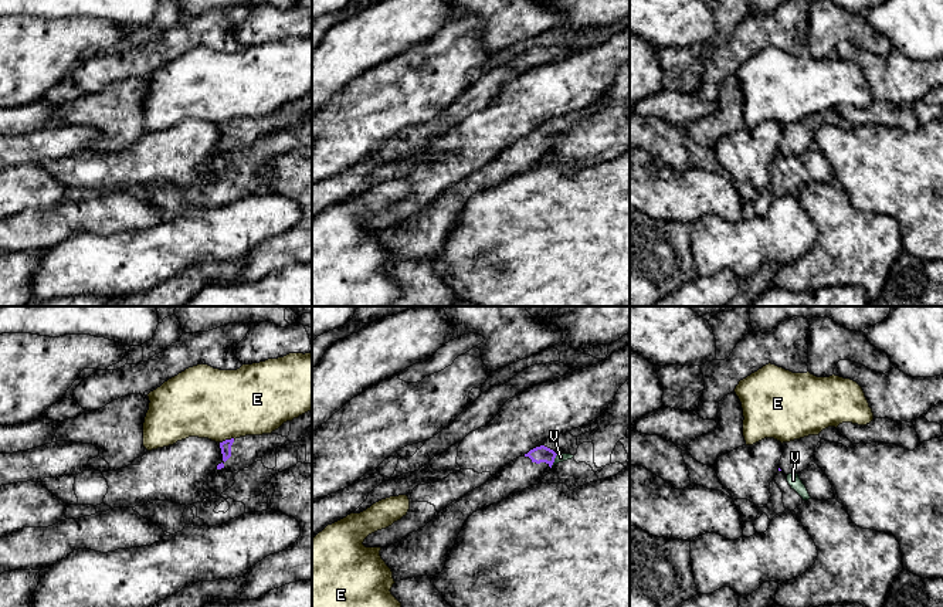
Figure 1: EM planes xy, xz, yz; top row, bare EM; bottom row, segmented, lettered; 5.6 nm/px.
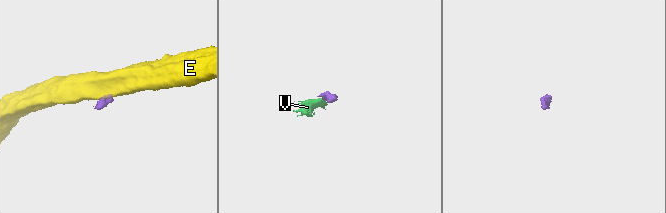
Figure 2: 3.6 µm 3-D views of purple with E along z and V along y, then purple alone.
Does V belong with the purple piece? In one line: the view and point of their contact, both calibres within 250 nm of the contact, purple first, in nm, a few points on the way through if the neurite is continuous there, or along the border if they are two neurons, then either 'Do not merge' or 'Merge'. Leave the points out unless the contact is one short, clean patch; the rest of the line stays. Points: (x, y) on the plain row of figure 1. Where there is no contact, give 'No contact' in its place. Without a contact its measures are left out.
Touches purple at xz (553, 143). Thickness 100 nm (purple) against 50 nm. Boundary: xz (558, 136), (550, 149). Do not merge

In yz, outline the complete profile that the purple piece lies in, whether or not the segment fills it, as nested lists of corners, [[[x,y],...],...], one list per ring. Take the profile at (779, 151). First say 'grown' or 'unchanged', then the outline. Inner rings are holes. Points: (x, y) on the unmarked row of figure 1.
grown; [[[808,118],[790,125],[783,125],[783,138],[779,153],[788,156],[800,156],[815,146],[815,129],[821,123],[820,118]]]

